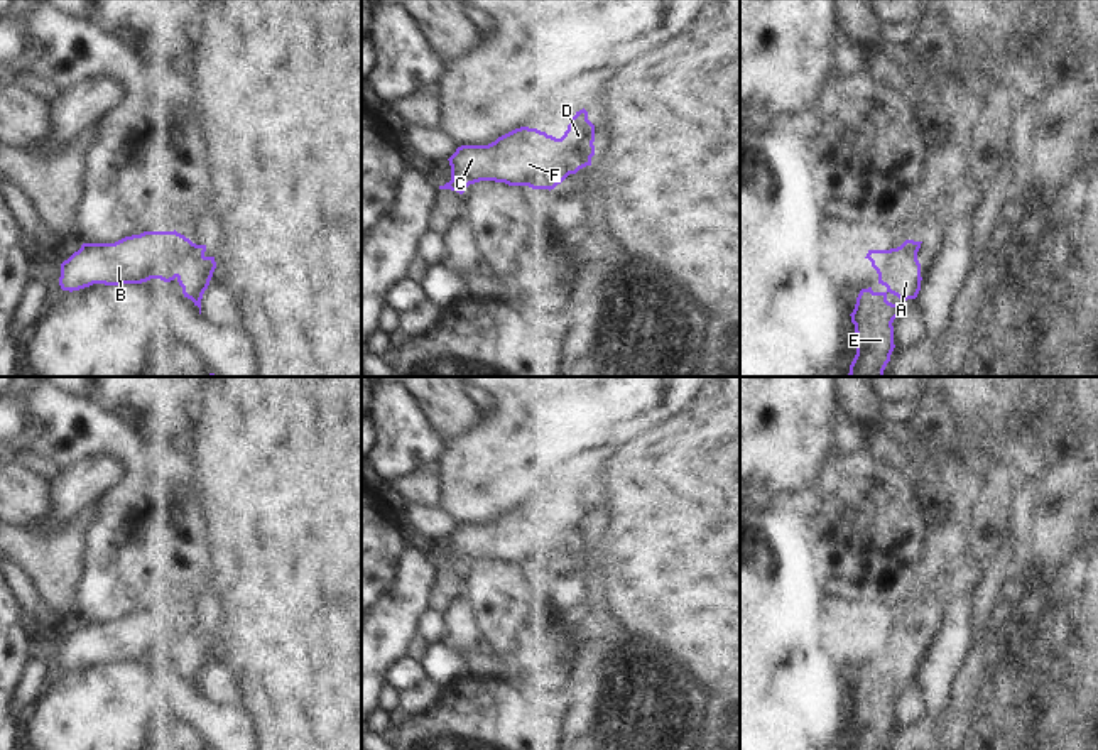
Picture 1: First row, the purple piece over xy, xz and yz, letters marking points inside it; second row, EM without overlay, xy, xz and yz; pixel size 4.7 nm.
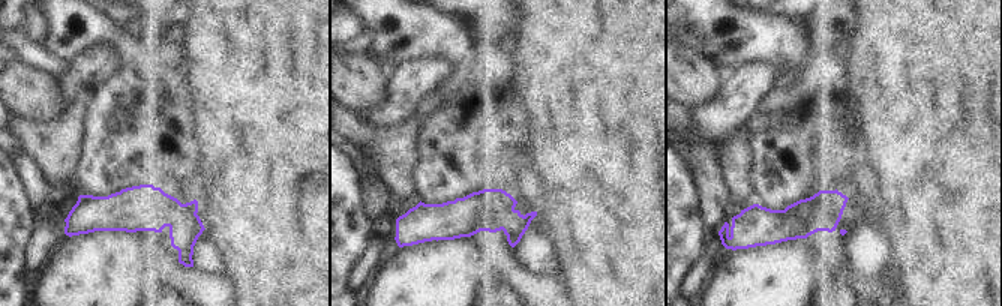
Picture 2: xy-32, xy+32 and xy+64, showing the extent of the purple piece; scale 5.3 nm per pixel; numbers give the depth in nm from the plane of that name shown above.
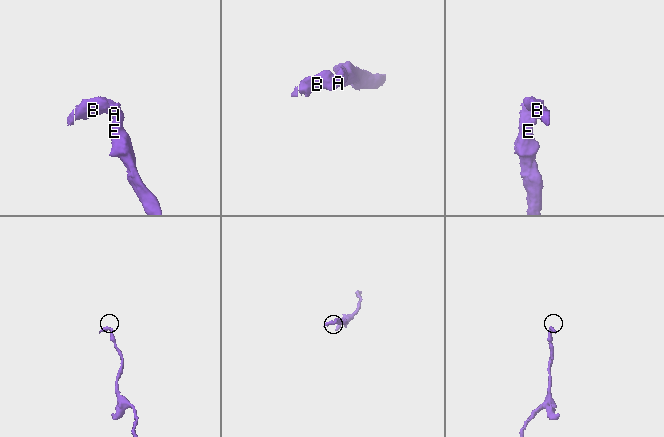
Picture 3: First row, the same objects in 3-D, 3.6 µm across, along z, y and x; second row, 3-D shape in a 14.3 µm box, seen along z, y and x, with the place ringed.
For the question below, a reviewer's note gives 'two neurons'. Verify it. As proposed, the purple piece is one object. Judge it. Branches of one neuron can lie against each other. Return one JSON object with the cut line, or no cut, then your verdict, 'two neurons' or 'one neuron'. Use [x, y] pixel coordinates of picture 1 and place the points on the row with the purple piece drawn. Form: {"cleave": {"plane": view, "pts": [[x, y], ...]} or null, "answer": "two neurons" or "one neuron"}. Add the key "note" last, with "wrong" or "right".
{"cleave": {"plane": "xz", "pts": [[559, 139], [570, 173]]}, "answer": "two neurons", "note": "right"}

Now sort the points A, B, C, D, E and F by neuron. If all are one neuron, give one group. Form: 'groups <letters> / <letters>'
groups A D E / B C F

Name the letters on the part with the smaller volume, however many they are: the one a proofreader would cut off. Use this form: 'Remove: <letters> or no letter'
Remove: B, C, F

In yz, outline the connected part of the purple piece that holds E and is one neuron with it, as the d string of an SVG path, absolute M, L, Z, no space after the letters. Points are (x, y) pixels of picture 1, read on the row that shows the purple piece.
M868 250L867 257L878 274L885 292L862 289L851 316L856 333L856 355L848 377L883 377L894 345L894 319L902 304L887 301L894 294L902 301L916 299L921 291L921 264L917 255L890 250Z

